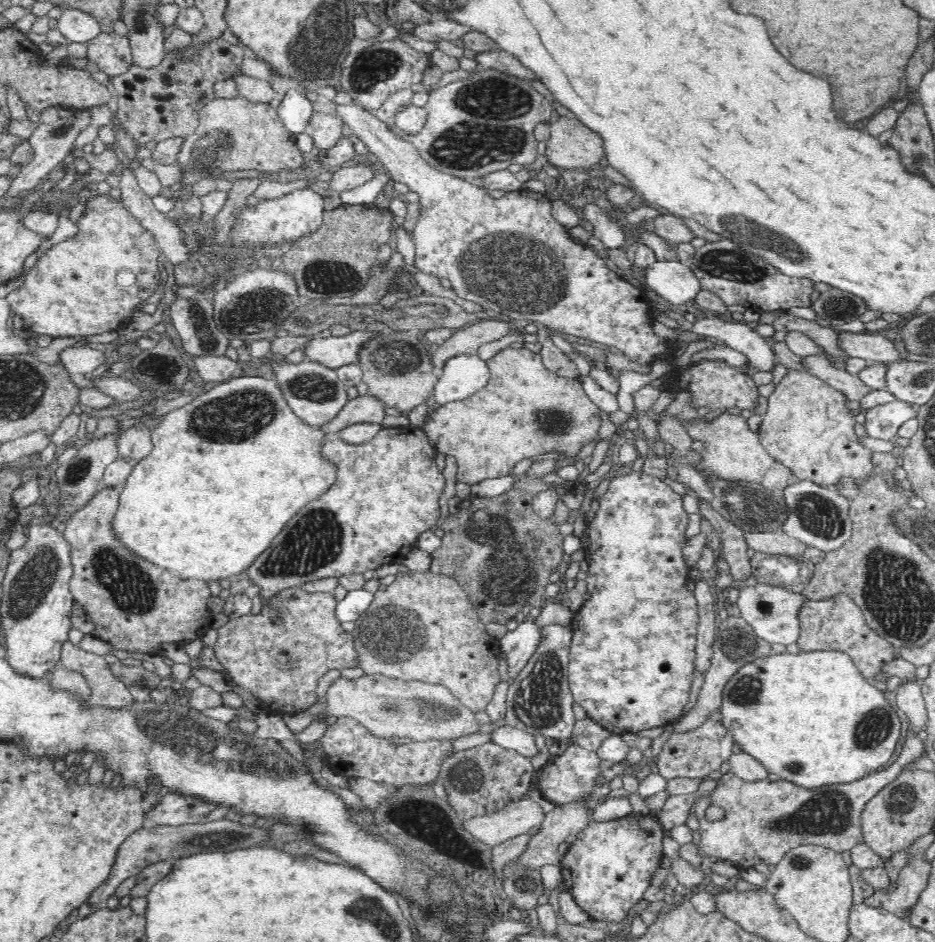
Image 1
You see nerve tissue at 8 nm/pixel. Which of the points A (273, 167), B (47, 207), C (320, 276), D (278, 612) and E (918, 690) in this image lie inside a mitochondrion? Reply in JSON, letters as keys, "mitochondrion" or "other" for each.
{"A":"other","B":"other","C":"mitochondrion","D":"mitochondrion","E":"other"}

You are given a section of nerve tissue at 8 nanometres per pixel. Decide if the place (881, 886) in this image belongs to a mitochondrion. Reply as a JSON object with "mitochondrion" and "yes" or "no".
{"mitochondrion":"no"}

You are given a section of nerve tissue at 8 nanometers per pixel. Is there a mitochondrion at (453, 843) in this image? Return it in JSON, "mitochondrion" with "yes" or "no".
{"mitochondrion":"yes"}

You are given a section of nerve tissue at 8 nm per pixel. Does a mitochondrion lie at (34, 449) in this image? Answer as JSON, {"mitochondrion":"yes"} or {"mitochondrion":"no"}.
{"mitochondrion":"no"}

